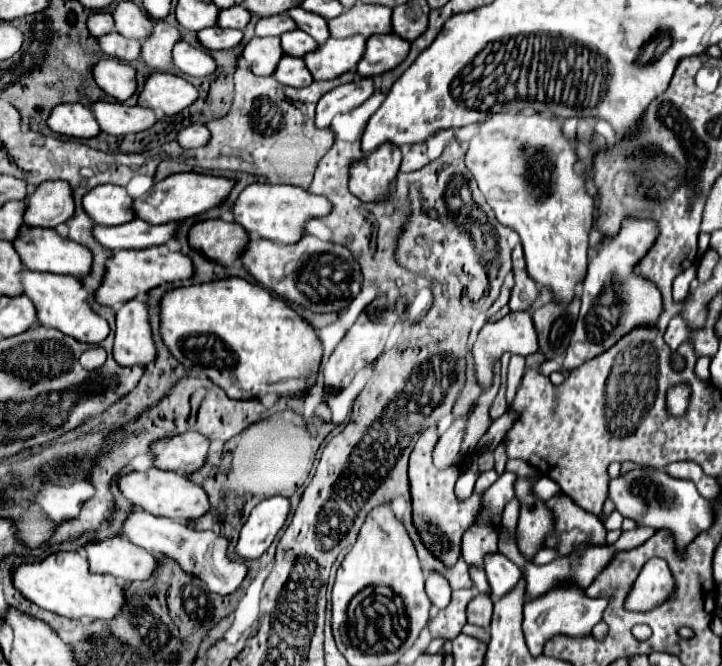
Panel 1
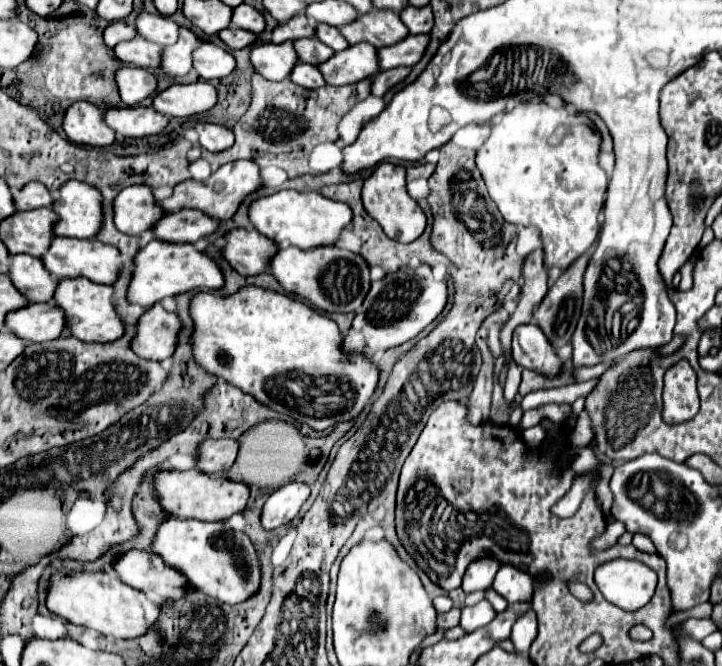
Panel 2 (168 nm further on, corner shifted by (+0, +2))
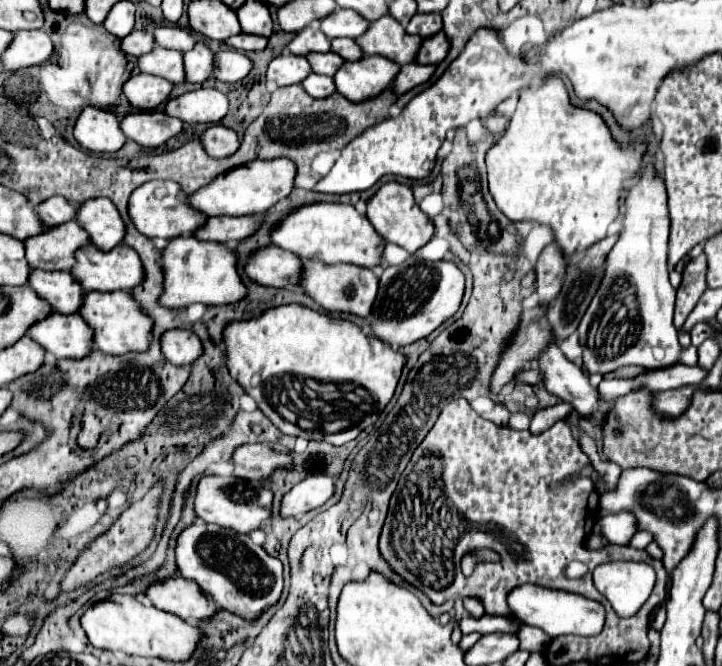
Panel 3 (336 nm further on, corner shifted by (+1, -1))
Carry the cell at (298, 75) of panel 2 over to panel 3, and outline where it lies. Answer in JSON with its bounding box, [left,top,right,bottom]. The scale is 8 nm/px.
[302,72,336,98]

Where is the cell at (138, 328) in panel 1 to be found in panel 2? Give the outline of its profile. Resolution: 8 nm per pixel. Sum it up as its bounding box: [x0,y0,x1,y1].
[133,303,183,361]

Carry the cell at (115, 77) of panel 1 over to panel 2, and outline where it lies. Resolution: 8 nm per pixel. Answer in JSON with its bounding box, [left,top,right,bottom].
[117,67,157,105]

